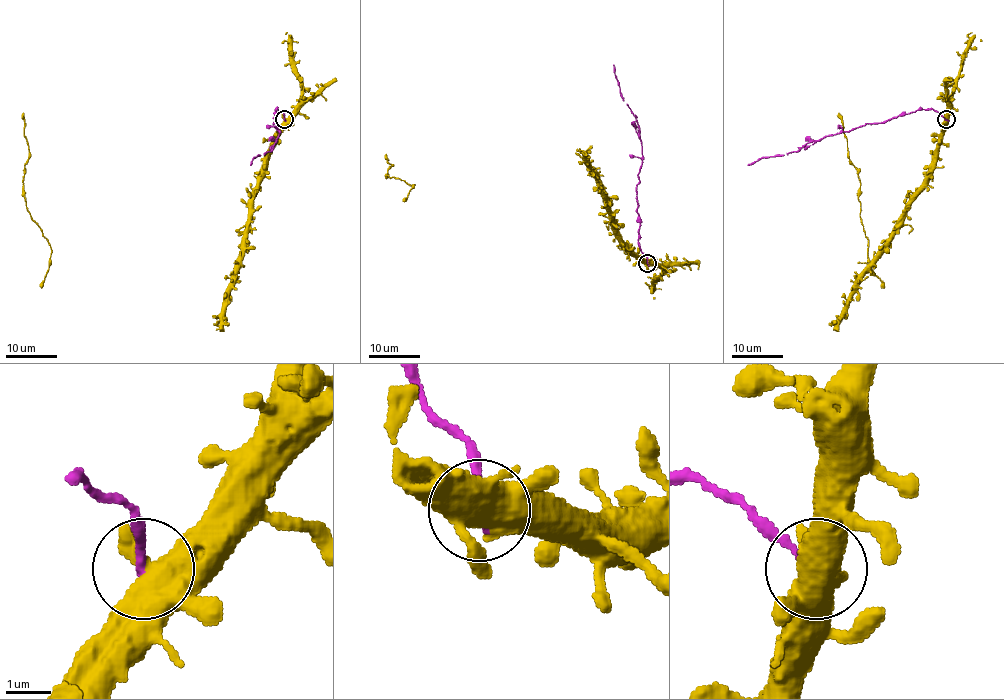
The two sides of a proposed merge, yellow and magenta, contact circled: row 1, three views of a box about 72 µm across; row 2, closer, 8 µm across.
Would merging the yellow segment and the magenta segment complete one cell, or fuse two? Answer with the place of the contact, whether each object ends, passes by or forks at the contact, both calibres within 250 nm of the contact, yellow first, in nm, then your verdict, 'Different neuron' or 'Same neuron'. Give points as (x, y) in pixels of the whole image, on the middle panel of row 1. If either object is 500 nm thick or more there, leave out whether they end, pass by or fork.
Place: (647, 263). Thickness 900 nm (yellow) against 200 nm. Different neuron

